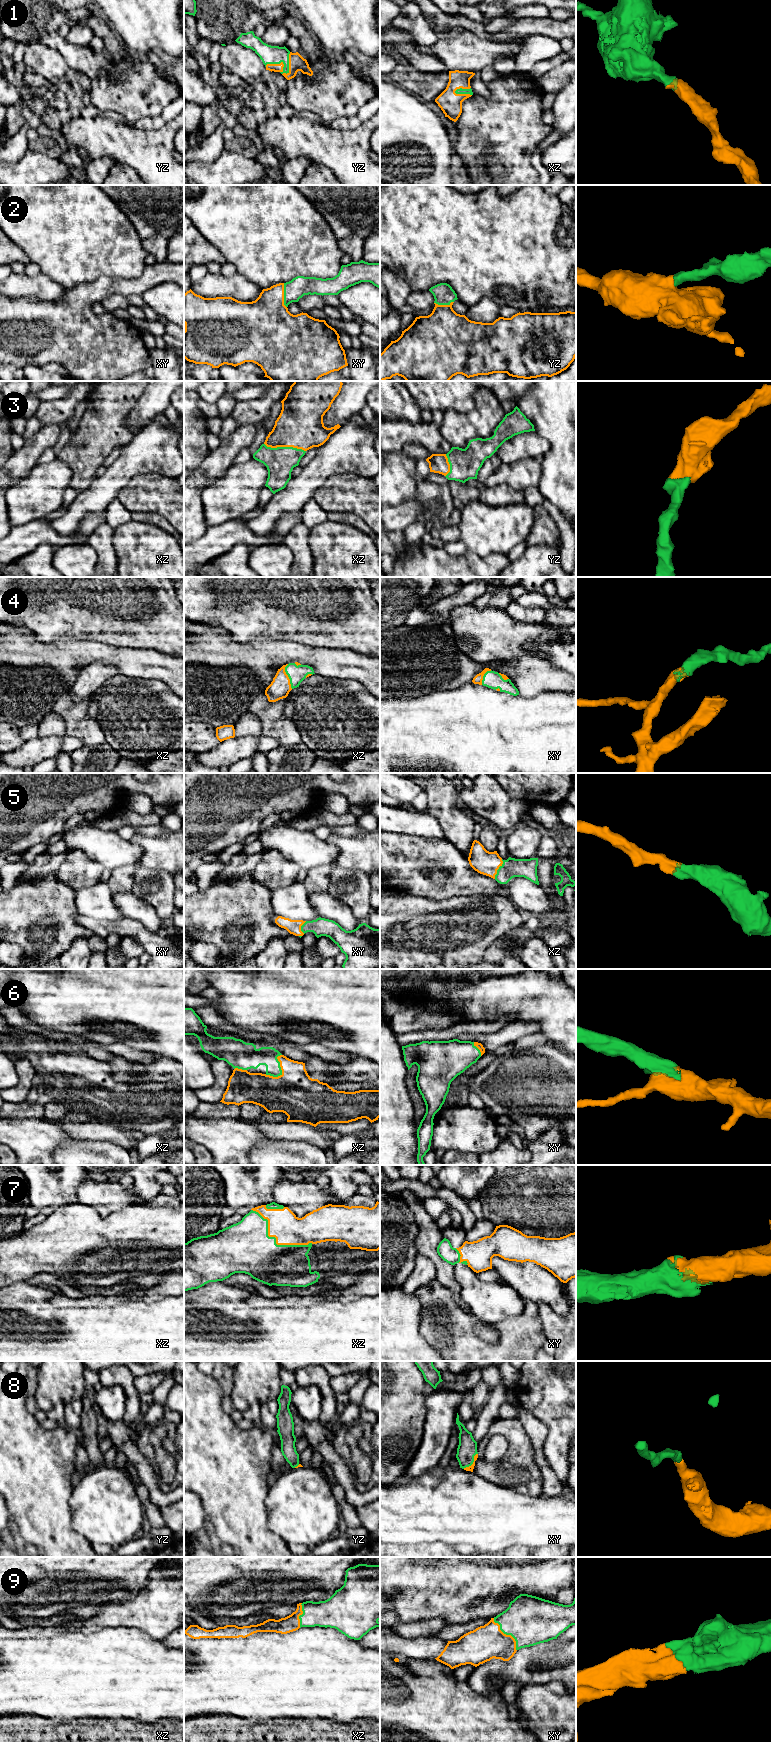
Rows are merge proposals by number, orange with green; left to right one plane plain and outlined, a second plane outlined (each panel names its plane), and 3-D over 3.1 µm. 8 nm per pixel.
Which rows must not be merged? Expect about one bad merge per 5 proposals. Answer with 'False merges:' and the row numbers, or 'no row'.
False merges: no row

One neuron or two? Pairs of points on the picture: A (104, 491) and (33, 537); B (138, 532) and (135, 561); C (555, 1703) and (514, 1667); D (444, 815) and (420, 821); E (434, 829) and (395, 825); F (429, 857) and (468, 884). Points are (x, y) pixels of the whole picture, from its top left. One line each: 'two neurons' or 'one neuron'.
A: two neurons
B: one neuron
C: two neurons
D: two neurons
E: one neuron
F: one neuron

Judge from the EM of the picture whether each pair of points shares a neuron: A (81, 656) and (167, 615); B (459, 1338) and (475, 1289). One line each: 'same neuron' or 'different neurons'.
A: different neurons
B: different neurons

